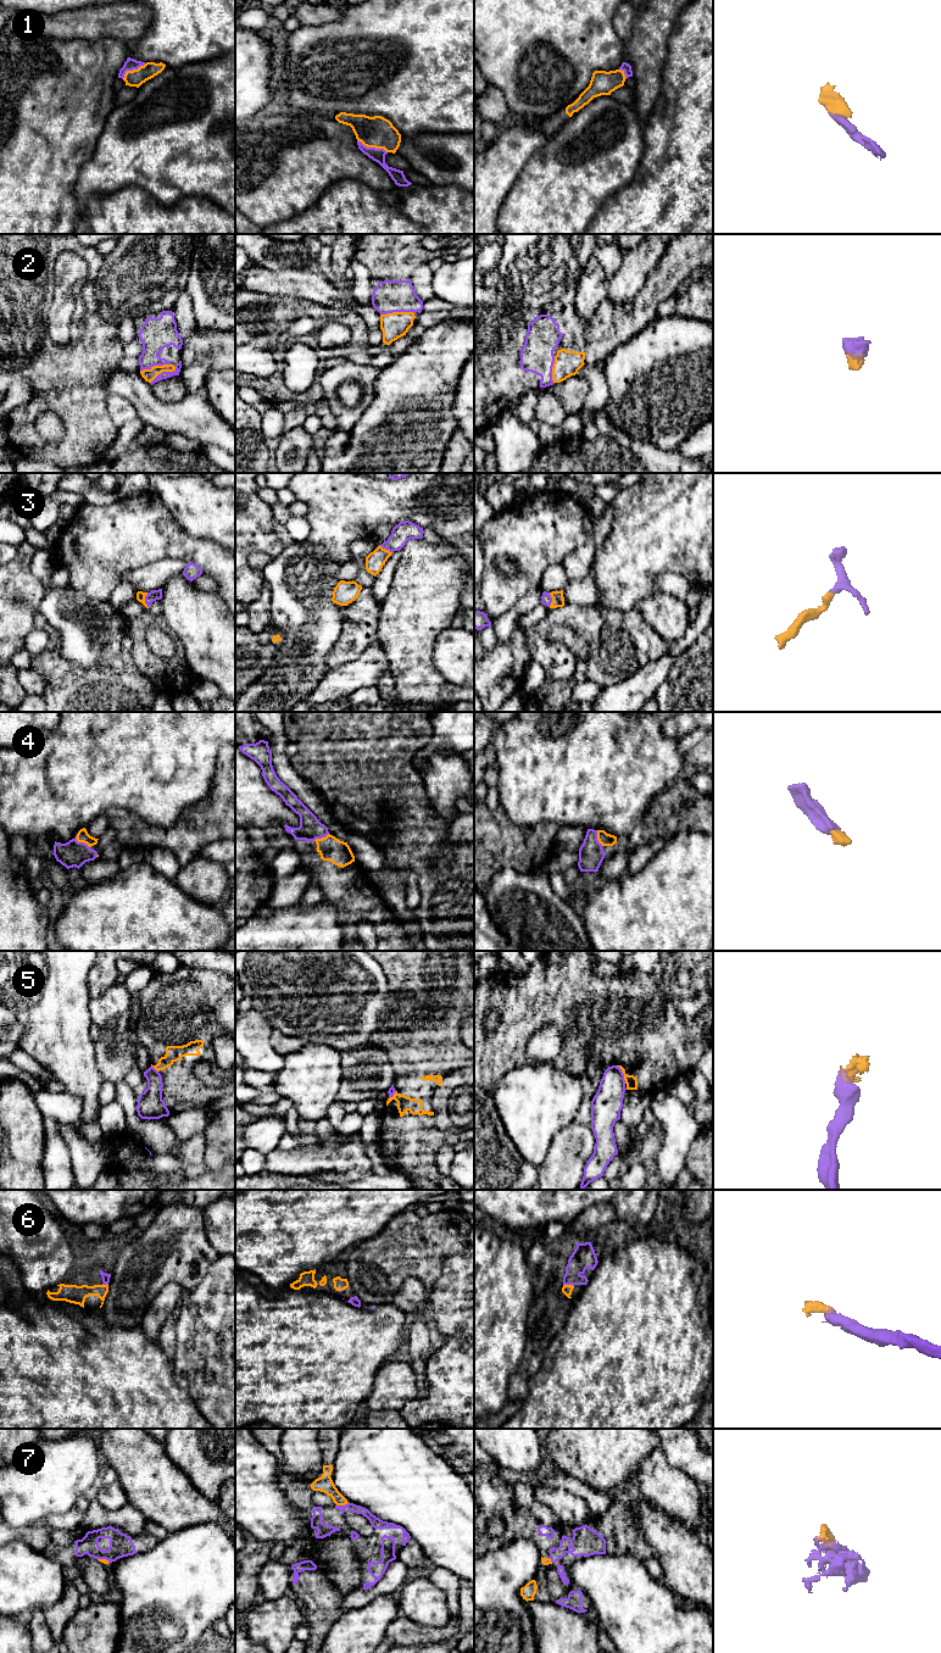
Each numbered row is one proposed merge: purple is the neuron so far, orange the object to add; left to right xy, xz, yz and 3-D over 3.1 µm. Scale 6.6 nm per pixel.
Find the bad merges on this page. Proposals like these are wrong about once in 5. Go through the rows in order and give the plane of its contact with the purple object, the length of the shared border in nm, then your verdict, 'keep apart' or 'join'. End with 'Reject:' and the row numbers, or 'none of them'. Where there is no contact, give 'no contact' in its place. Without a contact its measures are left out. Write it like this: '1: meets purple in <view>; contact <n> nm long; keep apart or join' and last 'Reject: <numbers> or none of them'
1: meets purple in xz; contact 220 nm long; join
2: meets purple in xy; contact 240 nm long; join
3: meets purple in xy; contact 100 nm long; join
4: meets purple in xy; contact 130 nm long; join
5: meets purple in yz; contact 140 nm long; keep apart
6: meets purple in yz; contact 70 nm long; join
7: meets purple in xz; contact 80 nm long; join
Reject: 5

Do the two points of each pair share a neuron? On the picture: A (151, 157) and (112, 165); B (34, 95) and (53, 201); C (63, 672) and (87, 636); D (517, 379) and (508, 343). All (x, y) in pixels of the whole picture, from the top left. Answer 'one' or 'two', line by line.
A: one
B: one
C: two
D: one

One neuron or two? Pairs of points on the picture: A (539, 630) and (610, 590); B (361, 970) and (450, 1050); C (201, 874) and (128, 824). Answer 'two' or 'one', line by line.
A: two
B: two
C: two

